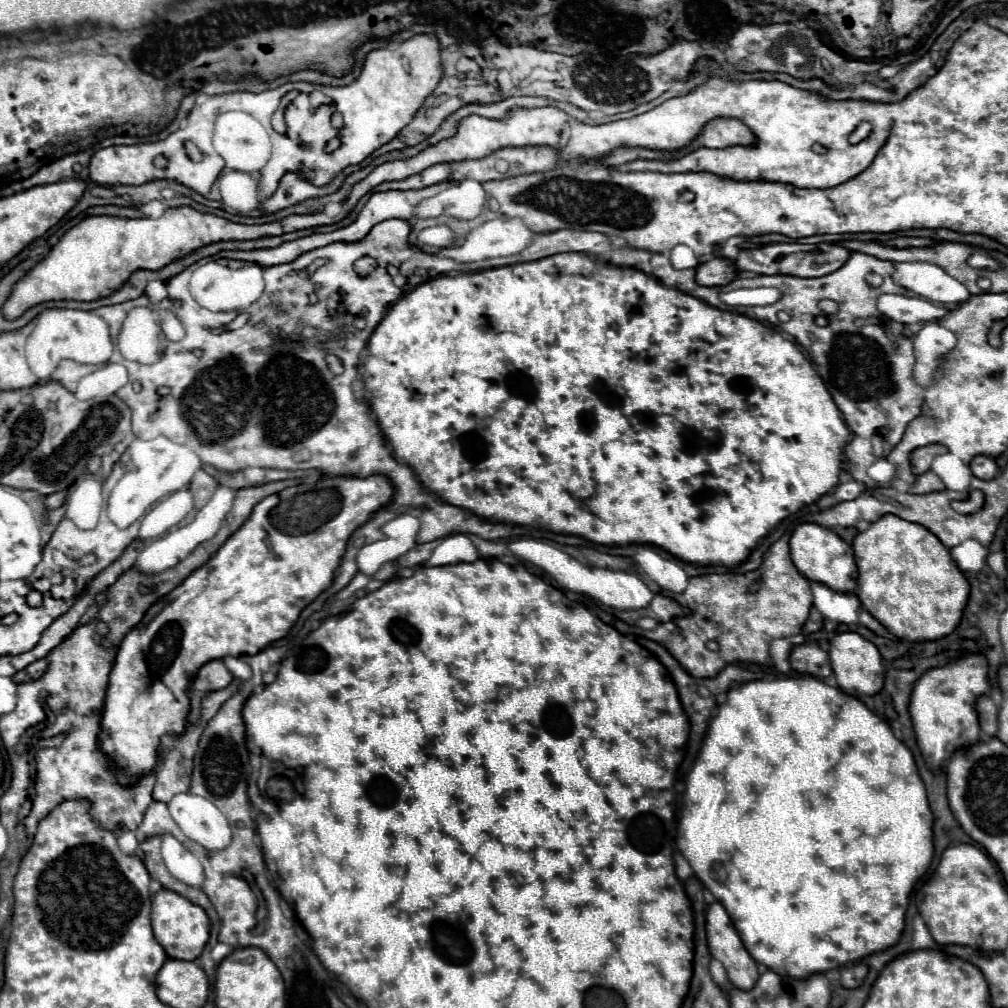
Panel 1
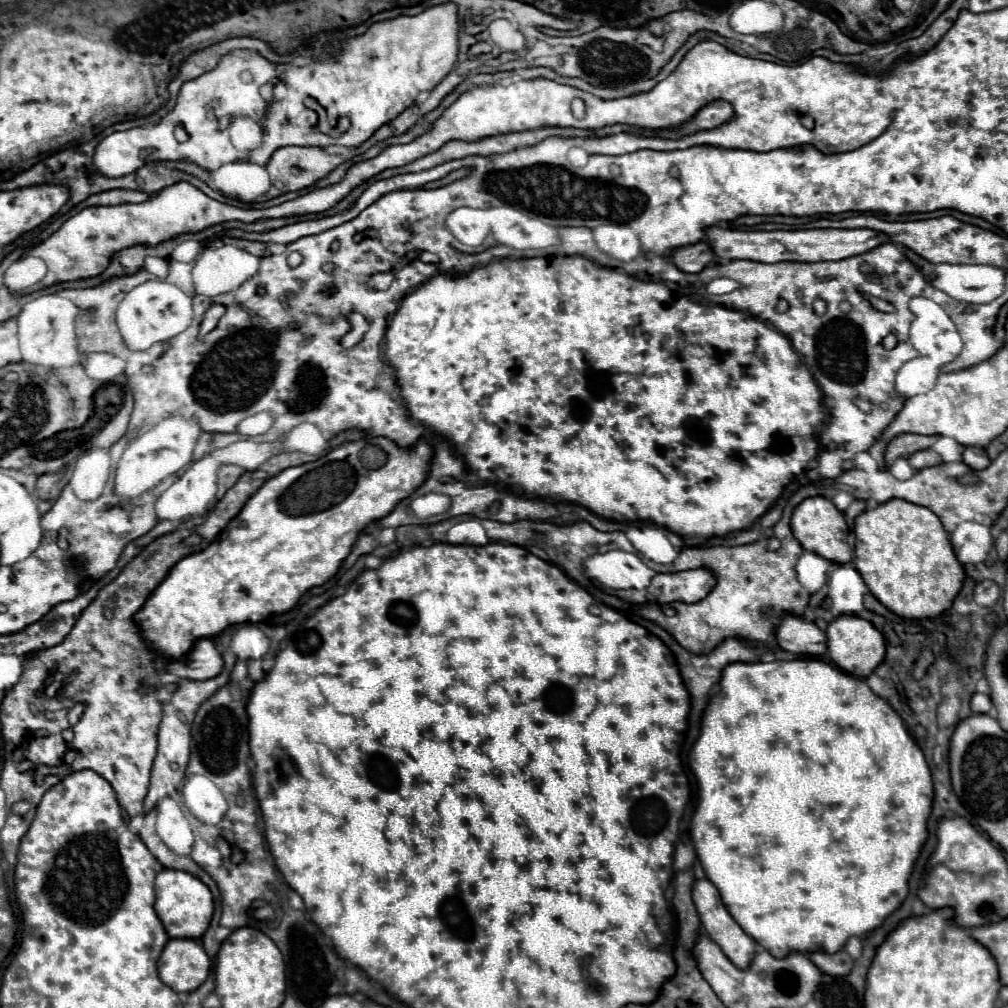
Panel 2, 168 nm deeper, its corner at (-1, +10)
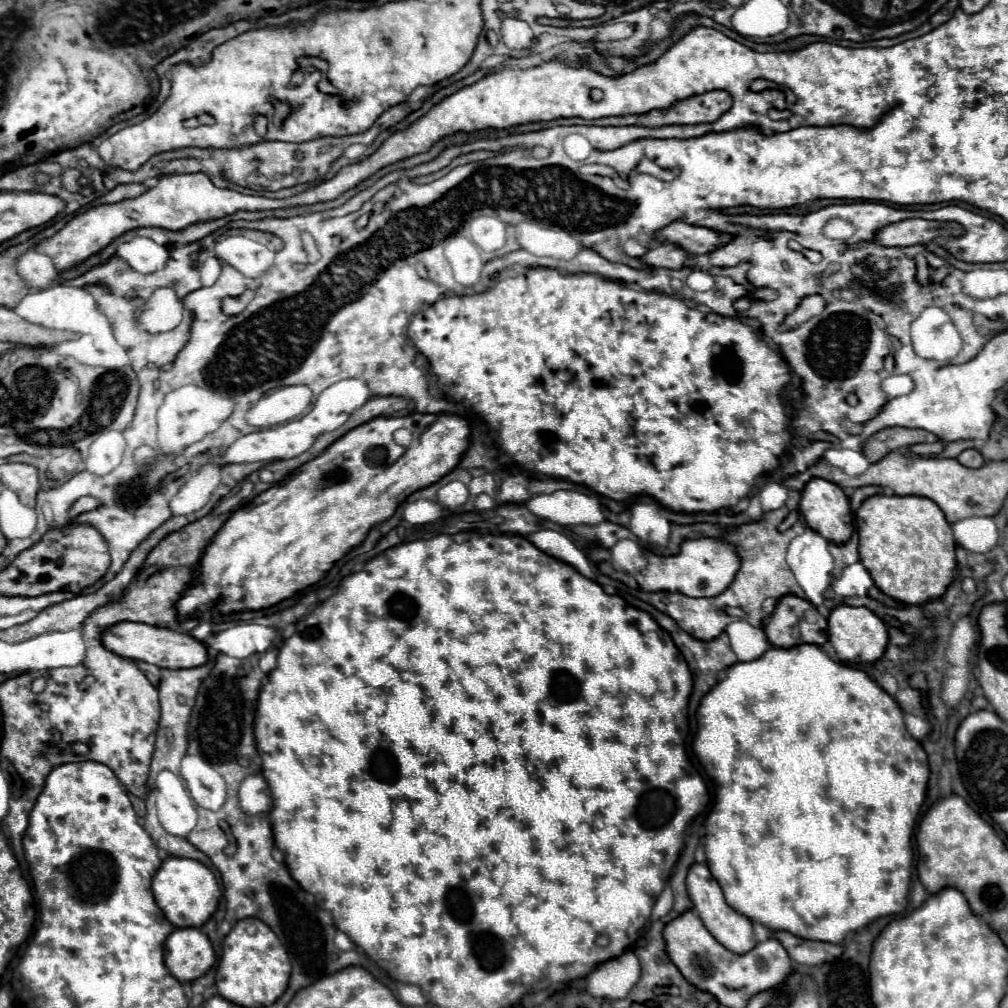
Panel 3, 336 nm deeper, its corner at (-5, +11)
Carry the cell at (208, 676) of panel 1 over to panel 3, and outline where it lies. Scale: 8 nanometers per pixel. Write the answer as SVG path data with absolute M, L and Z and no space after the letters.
M117 623L103 633L103 645L127 659L153 663L161 669L193 669L207 663L207 647L189 633L177 633L171 629L151 627L145 623Z

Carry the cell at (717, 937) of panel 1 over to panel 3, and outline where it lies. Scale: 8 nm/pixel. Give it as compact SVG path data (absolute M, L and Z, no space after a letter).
M693 863L691 869L689 869L689 875L687 875L687 893L693 901L693 909L697 911L697 915L701 917L701 921L705 923L705 927L713 933L713 937L723 945L727 947L729 951L737 953L737 955L745 955L747 951L751 951L757 941L755 941L755 935L753 935L753 923L739 915L737 911L733 911L727 903L725 903L725 897L723 897L723 891L719 887L719 883L713 879L707 863Z

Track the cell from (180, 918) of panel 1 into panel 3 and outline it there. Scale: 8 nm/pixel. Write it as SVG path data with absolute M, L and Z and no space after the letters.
M167 857L153 877L153 895L155 895L155 903L159 905L163 915L175 927L201 927L215 913L221 891L219 891L215 875L199 861Z

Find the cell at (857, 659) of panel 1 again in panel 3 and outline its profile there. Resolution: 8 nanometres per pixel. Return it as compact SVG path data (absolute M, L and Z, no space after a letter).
M839 605L829 615L829 641L835 647L839 661L859 667L859 665L875 663L877 659L881 659L889 639L887 639L885 623L875 613L871 613L867 607Z

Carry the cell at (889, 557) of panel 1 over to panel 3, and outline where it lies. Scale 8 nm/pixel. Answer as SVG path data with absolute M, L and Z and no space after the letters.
M875 495L863 501L855 519L861 563L885 595L905 605L925 605L943 597L957 571L955 537L931 499Z

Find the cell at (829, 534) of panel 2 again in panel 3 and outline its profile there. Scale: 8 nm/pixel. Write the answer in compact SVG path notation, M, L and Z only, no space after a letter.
M813 479L805 485L799 503L801 515L809 529L821 533L831 543L847 543L853 533L853 515L843 489L825 481Z

